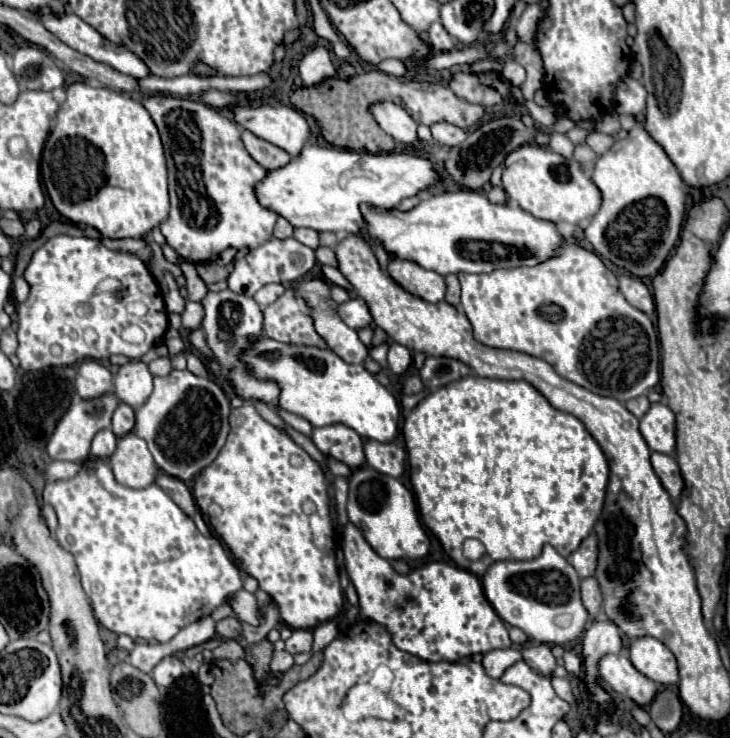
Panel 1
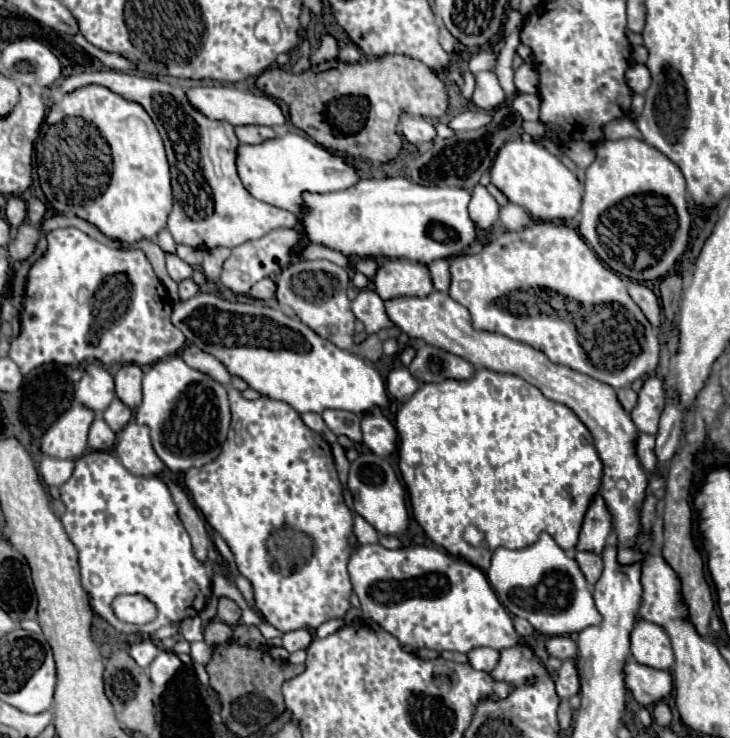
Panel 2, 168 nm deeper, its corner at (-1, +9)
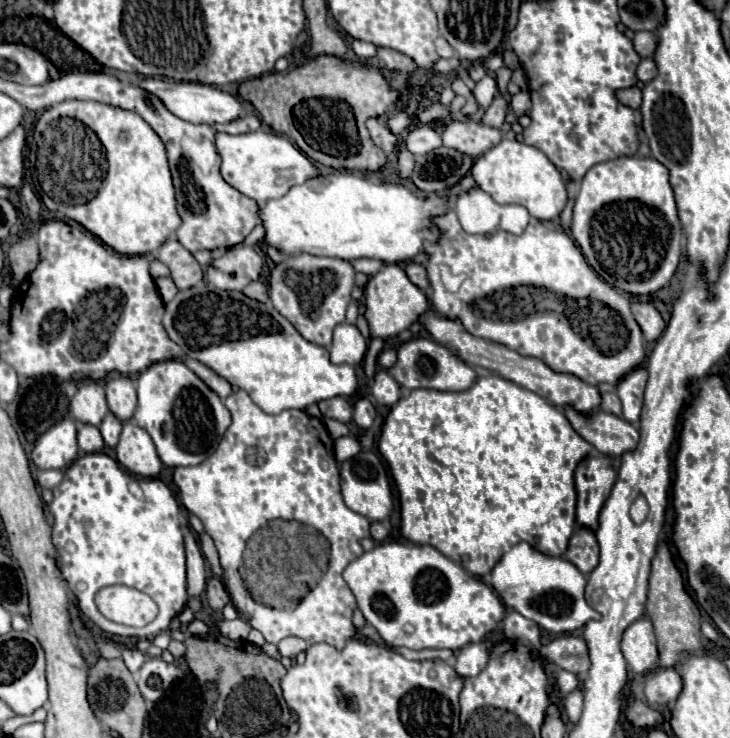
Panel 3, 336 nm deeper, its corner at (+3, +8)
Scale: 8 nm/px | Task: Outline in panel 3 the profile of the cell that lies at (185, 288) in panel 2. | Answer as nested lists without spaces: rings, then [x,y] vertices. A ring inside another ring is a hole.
[[[174,236],[160,246],[158,260],[170,268],[170,276],[176,282],[178,290],[190,288],[192,284],[198,284],[204,278],[204,270],[194,258],[194,254],[186,250]]]

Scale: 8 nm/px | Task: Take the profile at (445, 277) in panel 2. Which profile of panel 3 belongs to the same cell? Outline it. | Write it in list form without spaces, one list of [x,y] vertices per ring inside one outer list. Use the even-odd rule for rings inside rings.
[[[408,262],[404,266],[404,272],[406,276],[410,278],[412,284],[416,284],[422,292],[428,292],[430,288],[430,282],[428,282],[428,274],[426,274],[426,268],[422,264],[414,264],[414,262]]]

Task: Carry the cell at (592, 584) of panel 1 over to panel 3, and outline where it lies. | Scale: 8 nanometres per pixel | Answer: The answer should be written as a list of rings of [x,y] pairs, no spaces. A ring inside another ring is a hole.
[[[578,526],[570,538],[566,560],[572,562],[580,572],[592,572],[598,564],[598,542],[590,528]]]

